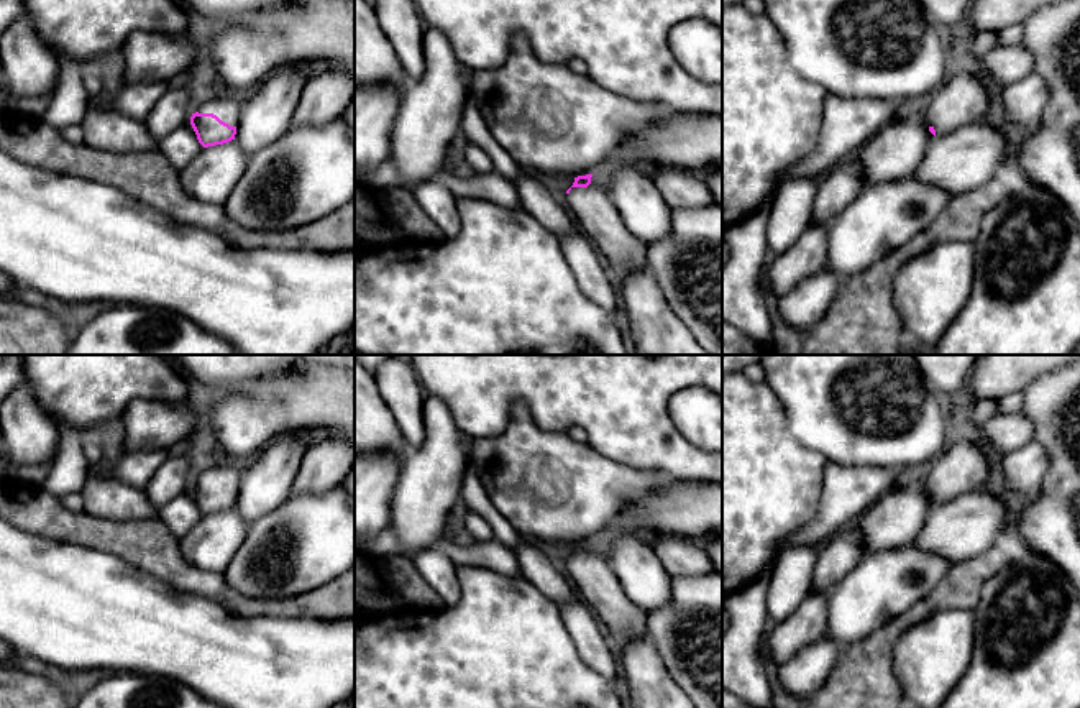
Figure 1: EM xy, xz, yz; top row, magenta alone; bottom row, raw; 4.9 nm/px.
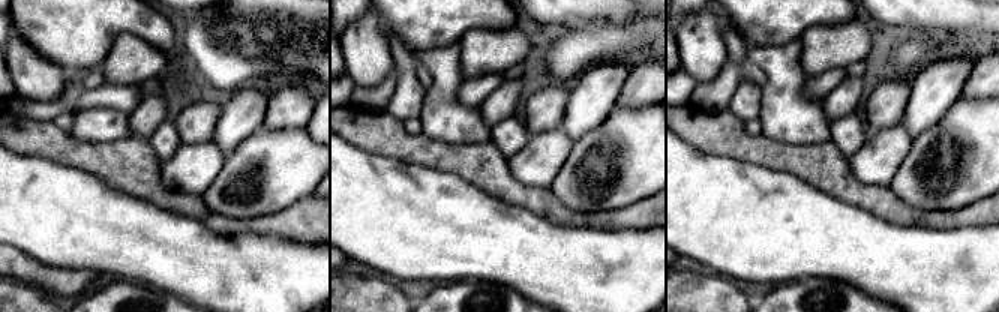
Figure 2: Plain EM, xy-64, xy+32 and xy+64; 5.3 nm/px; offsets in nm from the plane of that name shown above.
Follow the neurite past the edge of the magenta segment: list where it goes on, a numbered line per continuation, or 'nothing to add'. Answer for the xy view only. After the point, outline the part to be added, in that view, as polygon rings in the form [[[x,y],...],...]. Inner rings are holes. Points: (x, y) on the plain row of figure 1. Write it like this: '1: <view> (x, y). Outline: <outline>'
1: xy (227, 473). Outline: [[[222,458],[215,467],[205,470],[197,480],[213,481],[230,494],[238,494],[246,462]]]

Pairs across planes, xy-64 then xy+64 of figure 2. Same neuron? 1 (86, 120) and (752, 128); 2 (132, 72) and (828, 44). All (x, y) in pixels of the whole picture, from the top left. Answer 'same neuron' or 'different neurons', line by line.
1: different neurons
2: same neuron

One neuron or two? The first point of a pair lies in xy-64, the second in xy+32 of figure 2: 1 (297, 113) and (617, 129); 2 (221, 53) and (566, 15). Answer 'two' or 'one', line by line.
1: two
2: two

